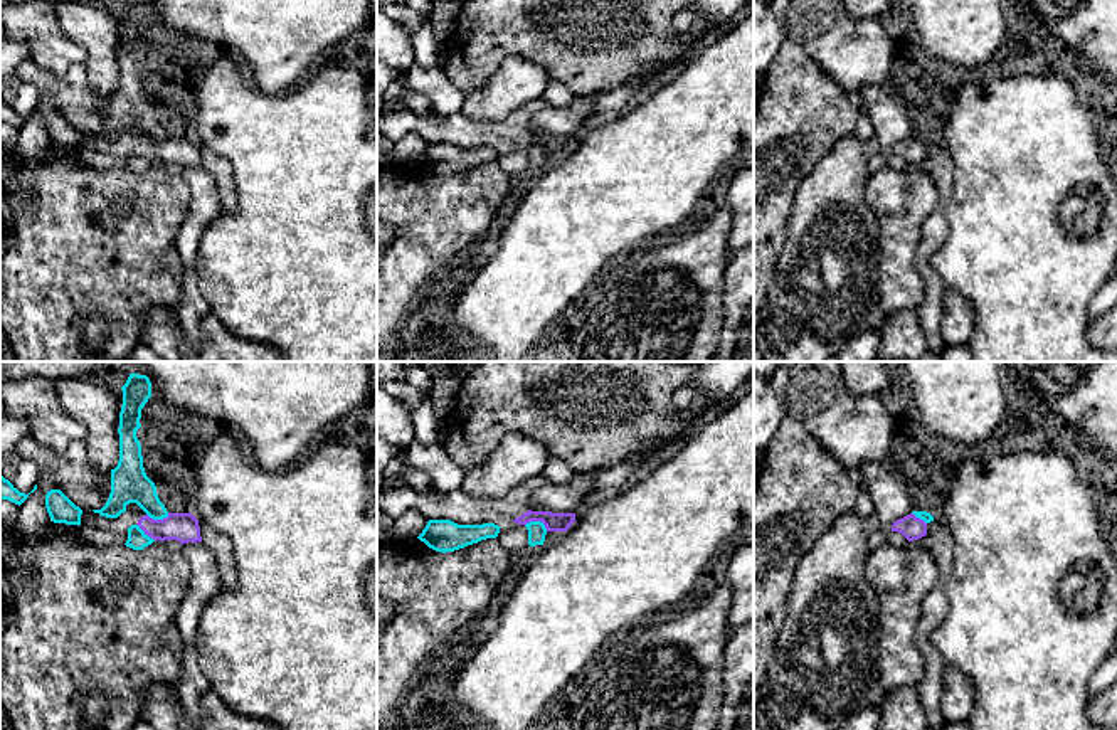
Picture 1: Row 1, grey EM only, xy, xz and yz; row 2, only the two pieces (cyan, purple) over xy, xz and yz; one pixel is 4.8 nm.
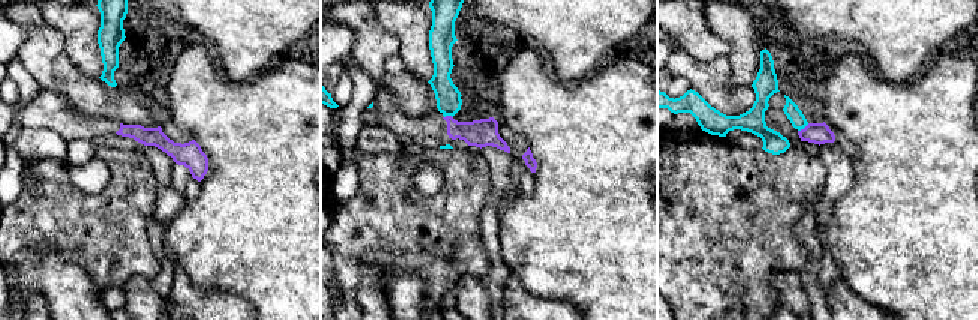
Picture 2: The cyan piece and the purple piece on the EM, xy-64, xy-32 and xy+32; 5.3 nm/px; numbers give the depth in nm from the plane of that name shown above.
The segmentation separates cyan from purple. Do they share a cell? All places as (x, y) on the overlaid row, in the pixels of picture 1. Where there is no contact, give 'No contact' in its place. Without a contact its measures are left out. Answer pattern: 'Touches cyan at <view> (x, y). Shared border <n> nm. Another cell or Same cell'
Touches cyan at xz (537, 522). Shared border 120 nm. Another cell

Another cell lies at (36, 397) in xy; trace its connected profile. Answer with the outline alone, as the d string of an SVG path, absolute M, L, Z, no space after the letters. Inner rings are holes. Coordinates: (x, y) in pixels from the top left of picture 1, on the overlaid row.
M50 378L10 380L0 389L0 400L5 410L24 415L30 424L30 436L57 456L87 434L82 422L66 414Z

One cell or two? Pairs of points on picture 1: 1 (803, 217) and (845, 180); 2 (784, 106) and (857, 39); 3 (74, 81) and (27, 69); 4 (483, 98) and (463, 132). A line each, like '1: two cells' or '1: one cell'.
1: one cell
2: two cells
3: one cell
4: two cells

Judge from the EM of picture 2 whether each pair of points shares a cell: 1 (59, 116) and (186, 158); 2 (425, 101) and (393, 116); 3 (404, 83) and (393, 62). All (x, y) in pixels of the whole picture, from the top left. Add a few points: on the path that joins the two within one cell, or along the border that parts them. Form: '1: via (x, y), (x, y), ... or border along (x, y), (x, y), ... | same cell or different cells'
1: via (90, 126), (113, 126), (155, 137) | same cell
2: border along (378, 90), (387, 90), (407, 114), (437, 117) | different cells
3: via (399, 78), (395, 66) | same cell

